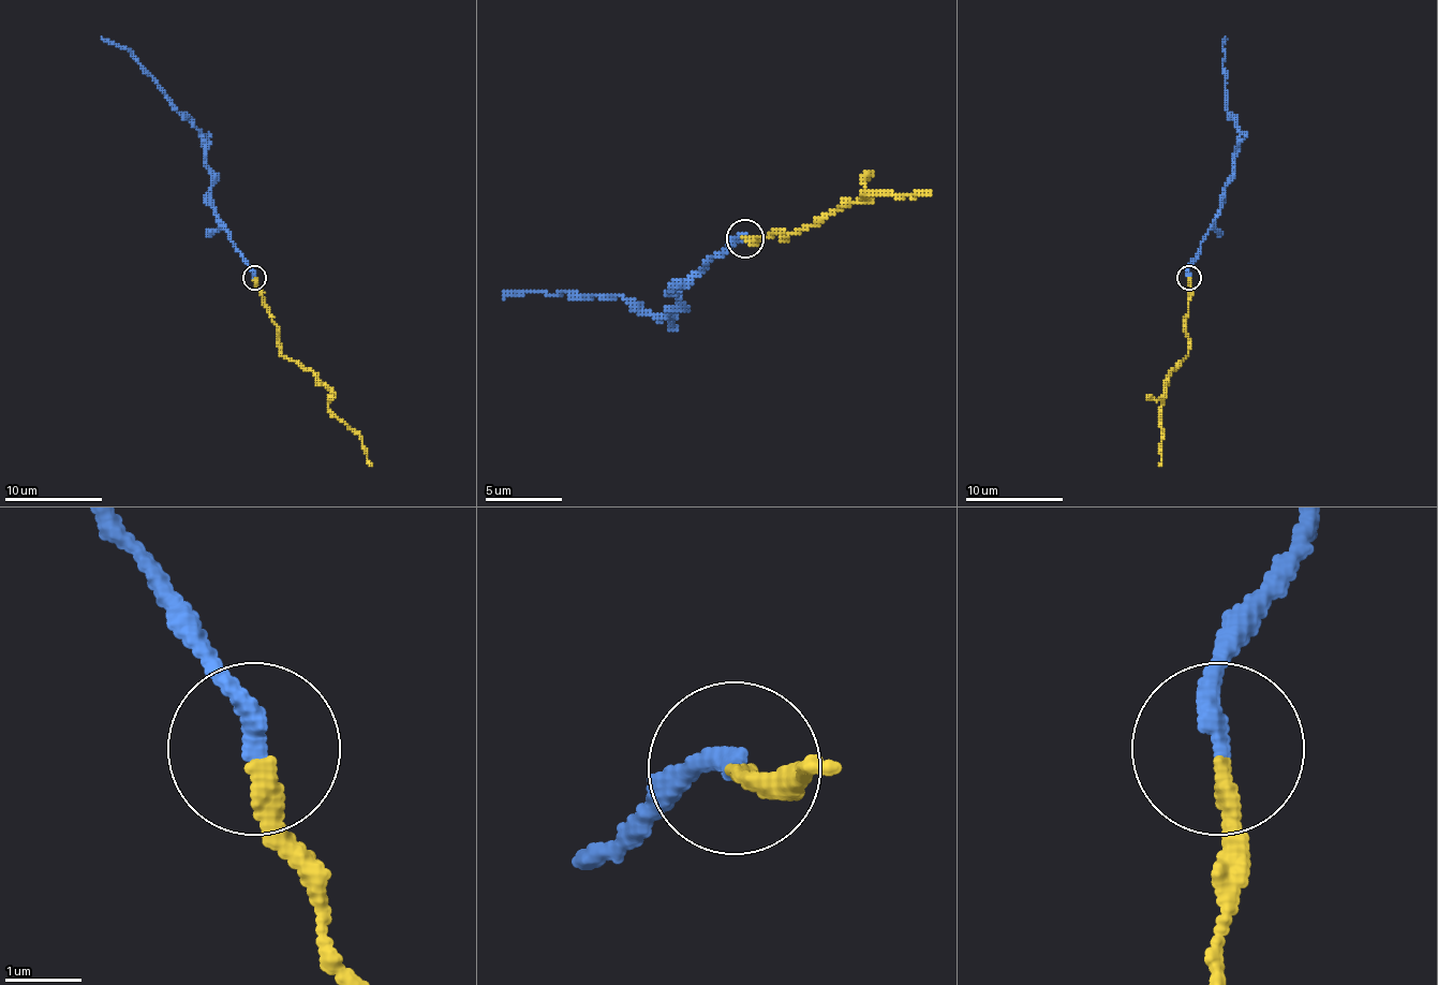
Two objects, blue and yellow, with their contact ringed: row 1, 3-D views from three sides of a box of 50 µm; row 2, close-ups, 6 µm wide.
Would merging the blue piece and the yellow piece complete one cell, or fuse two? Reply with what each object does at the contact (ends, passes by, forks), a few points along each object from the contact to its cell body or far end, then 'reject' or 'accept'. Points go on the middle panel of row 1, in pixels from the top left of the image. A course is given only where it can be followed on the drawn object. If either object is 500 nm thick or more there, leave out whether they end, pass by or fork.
blue ends | yellow ends | blue via (745, 237), (735, 241), (684, 288), (661, 318), (634, 310), (619, 295), (568, 291), (503, 295) | yellow via (745, 237), (781, 233), (784, 237), (865, 195), (861, 195), (912, 195), (931, 191) | accept

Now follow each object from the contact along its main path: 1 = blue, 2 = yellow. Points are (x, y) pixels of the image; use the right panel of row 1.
1: (1188, 278), (1190, 261), (1220, 212), (1240, 134), (1234, 117), (1225, 105), (1225, 37)
2: (1188, 278), (1188, 351), (1169, 373), (1161, 395), (1159, 466)

